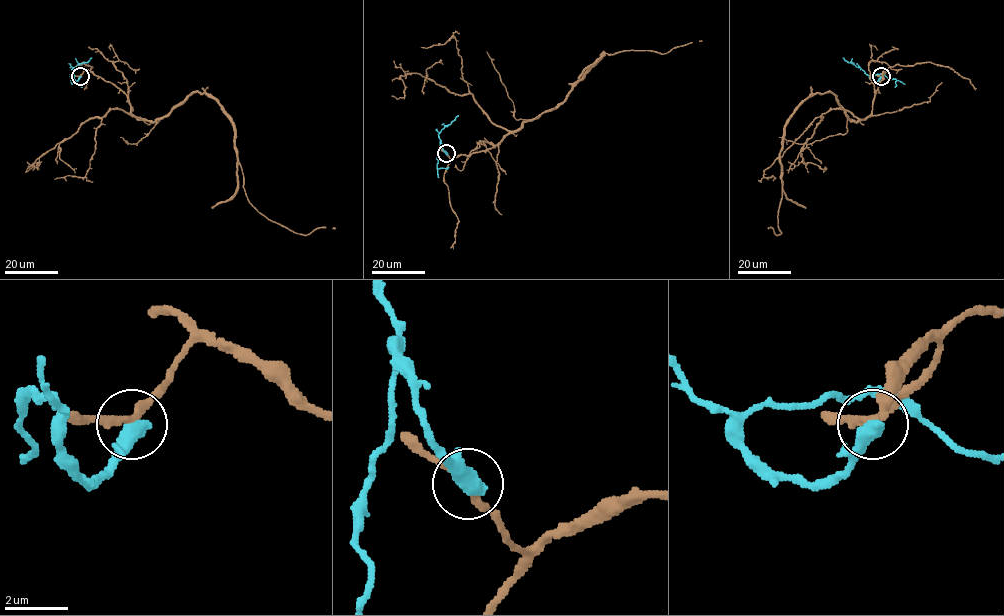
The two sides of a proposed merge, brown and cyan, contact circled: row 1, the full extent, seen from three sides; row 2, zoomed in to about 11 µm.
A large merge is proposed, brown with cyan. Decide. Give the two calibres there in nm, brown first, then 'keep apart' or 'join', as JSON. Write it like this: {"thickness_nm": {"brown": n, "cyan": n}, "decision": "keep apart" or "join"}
{"thickness_nm": {"brown": 240, "cyan": 550}, "decision": "keep apart"}

